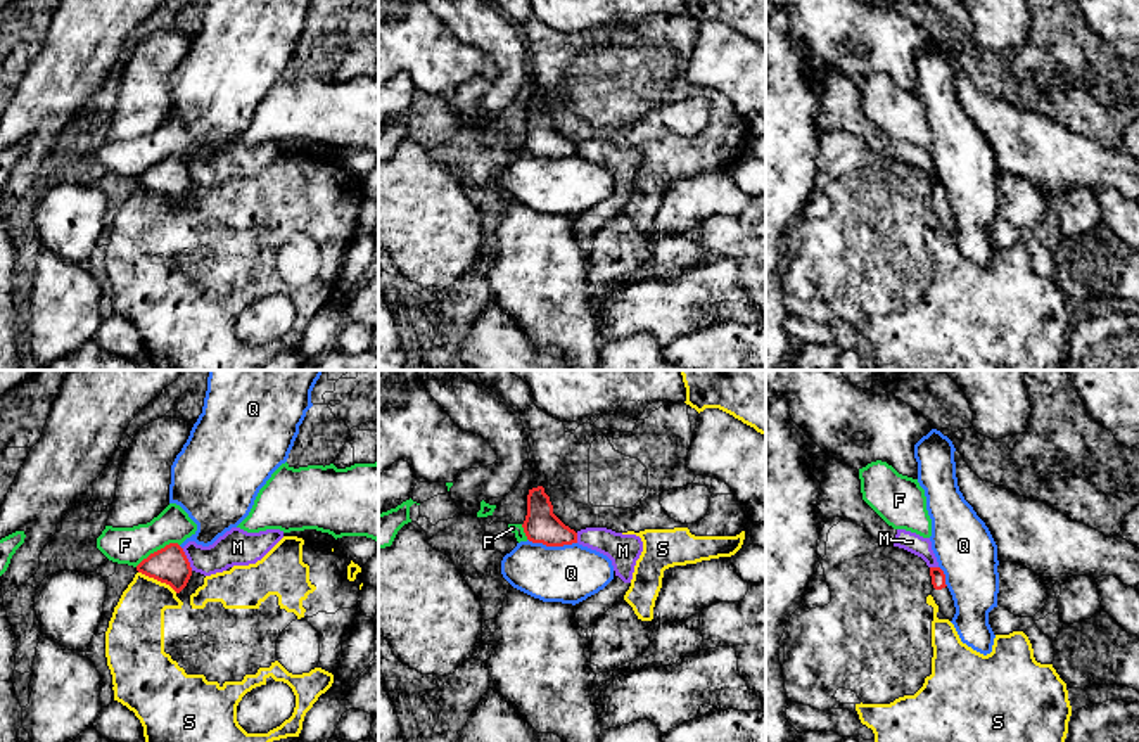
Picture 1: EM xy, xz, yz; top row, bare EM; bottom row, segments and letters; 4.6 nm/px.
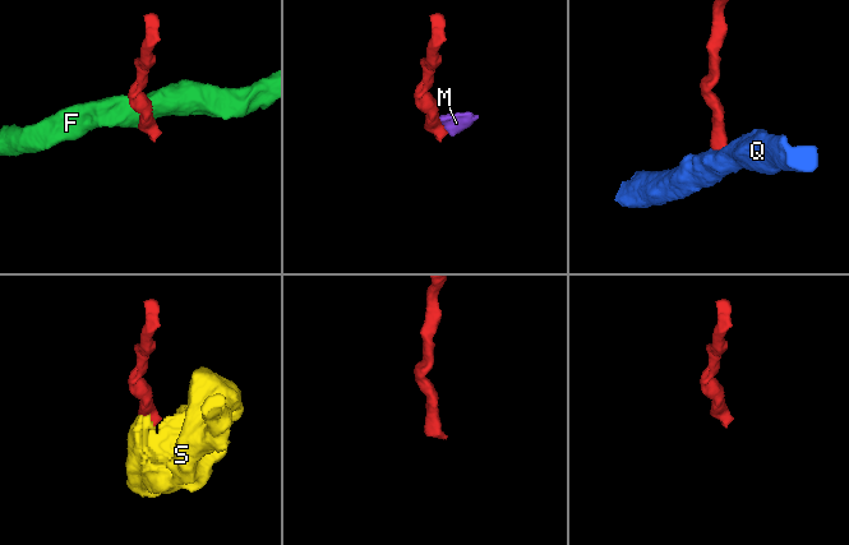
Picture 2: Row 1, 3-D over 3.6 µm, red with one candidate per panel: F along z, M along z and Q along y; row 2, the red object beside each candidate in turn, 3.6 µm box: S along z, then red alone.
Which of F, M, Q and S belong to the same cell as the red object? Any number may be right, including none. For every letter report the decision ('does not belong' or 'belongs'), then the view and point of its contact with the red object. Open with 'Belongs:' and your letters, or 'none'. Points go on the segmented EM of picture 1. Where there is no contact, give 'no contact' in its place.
Belongs: none
F: does not belong; meets red in xy at (158, 550)
M: does not belong; meets red in xy at (187, 559)
Q: does not belong; meets red in xz at (552, 545)
S: does not belong; meets red in xy at (158, 580)

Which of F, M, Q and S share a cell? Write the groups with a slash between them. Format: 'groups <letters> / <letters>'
groups F / M / Q / S

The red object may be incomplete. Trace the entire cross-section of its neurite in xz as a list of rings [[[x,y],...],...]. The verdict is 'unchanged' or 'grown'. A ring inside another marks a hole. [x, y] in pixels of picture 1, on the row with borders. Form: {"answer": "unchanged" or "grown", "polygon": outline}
{"answer": "unchanged", "polygon": [[[543,486],[529,489],[527,515],[522,528],[532,543],[543,543],[546,547],[577,543],[577,533],[553,514],[553,505]]]}

